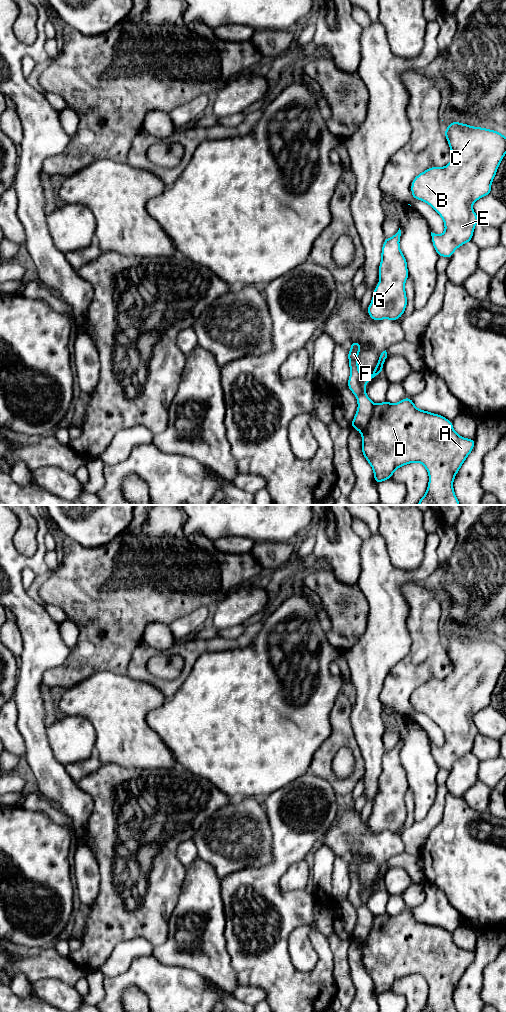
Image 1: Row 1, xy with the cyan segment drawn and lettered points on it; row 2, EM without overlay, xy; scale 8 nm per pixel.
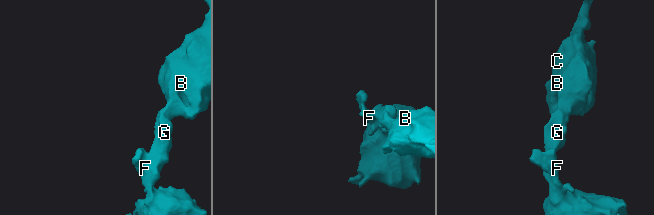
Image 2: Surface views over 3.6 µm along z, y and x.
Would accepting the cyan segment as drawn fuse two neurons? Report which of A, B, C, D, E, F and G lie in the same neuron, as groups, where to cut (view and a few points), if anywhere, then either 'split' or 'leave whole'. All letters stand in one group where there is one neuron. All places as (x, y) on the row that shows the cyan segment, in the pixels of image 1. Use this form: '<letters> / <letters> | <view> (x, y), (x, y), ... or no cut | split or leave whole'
A D F / B C E G | xy (375, 404), (371, 418), (361, 432) | split

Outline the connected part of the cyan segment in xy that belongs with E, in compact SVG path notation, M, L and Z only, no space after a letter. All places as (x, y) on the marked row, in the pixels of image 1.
M453 121L444 130L453 159L445 167L430 167L417 175L411 185L414 199L428 203L444 220L445 232L437 235L431 232L433 246L439 256L451 258L453 252L461 245L472 240L475 225L479 222L472 205L478 199L491 193L491 184L498 166L506 154L506 137L487 128L473 127Z

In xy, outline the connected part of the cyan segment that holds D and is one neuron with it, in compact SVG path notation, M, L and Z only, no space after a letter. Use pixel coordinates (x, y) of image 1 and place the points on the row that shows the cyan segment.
M407 397L395 404L388 401L375 404L361 436L362 453L374 471L376 484L391 479L397 468L419 462L428 471L429 483L417 505L460 505L453 490L453 480L474 448L475 440L458 435L450 420L419 410Z

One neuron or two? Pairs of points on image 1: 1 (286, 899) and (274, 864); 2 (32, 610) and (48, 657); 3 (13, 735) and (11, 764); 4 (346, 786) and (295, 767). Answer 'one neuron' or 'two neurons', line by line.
1: one neuron
2: one neuron
3: two neurons
4: two neurons

